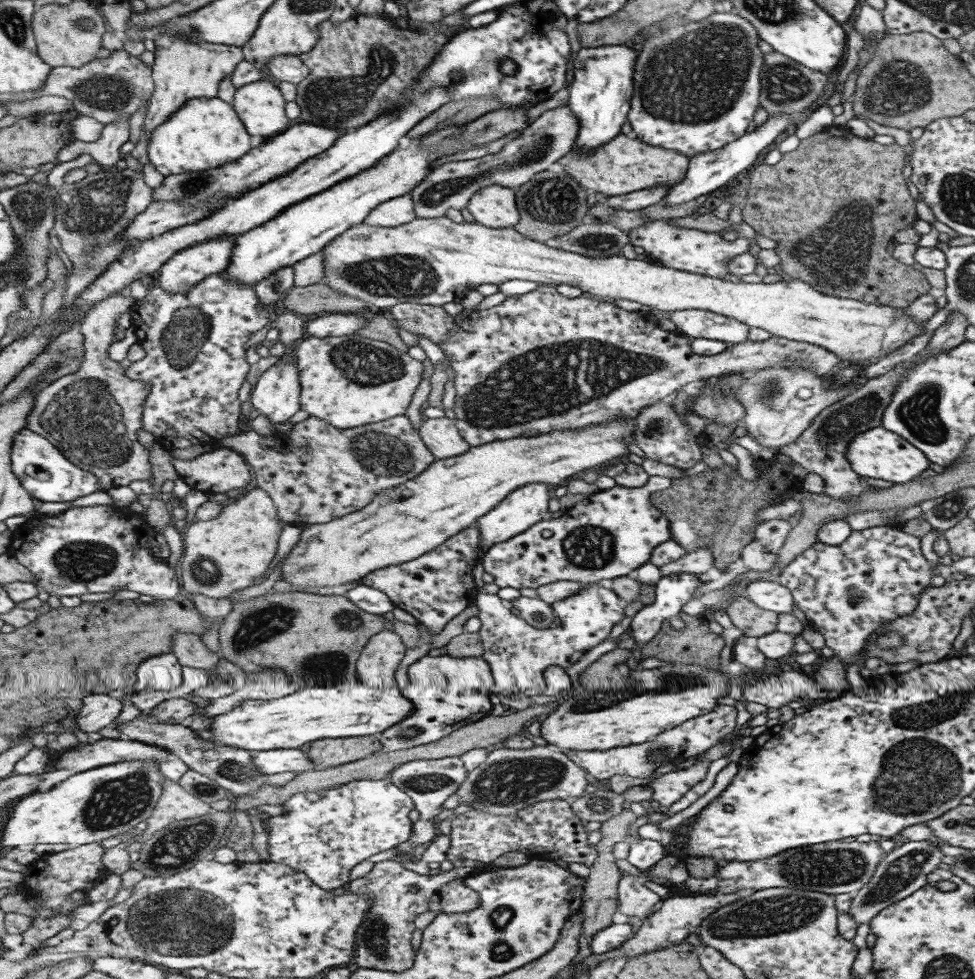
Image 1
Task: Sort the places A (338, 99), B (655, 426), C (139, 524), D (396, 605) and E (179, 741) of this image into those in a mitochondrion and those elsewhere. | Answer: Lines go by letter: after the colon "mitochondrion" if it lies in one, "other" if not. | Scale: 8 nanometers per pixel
A: mitochondrion
B: mitochondrion
C: other
D: other
E: other

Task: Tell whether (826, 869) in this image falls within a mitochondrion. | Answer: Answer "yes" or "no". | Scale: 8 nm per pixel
yes

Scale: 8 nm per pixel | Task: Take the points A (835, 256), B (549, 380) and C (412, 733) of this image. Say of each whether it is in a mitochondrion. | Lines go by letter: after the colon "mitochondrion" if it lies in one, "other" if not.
A: mitochondrion
B: mitochondrion
C: mitochondrion

